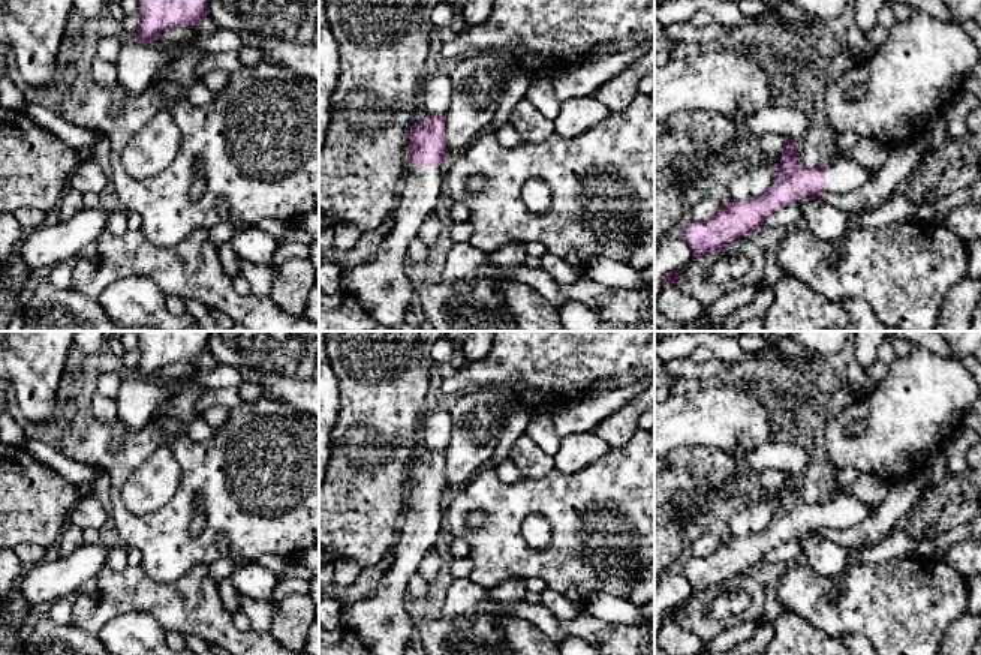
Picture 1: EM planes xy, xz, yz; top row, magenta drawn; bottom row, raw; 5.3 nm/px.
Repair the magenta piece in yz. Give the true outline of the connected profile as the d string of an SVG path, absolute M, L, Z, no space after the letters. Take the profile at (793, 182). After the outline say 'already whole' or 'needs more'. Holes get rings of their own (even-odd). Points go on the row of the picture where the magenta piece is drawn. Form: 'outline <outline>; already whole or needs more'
outline M789 136L782 138L779 169L759 198L726 202L710 219L693 220L686 226L683 240L693 256L722 252L729 241L756 232L762 222L782 207L797 204L806 196L824 196L827 192L854 192L875 175L873 171L845 157L807 168L797 156L795 141Z; needs more

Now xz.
outline M427 114L409 133L409 163L397 196L394 222L374 259L344 268L340 291L352 297L380 327L406 325L418 283L406 270L407 249L443 187L440 163L448 154L442 117Z; needs more

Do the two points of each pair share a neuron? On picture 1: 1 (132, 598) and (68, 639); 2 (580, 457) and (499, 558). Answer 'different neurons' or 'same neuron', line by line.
1: different neurons
2: different neurons

